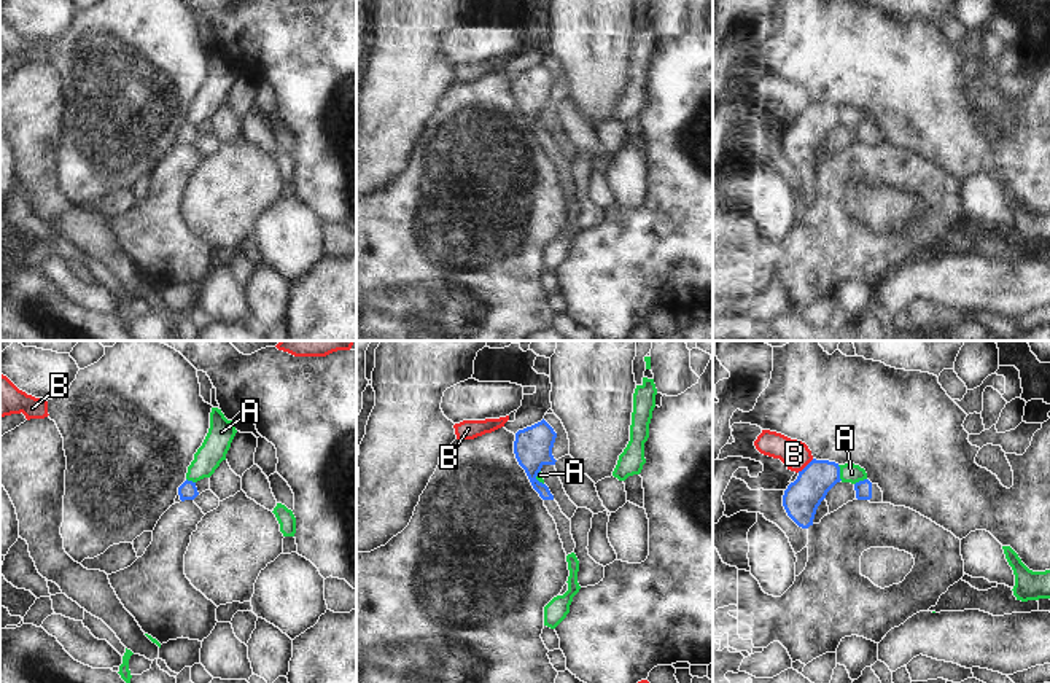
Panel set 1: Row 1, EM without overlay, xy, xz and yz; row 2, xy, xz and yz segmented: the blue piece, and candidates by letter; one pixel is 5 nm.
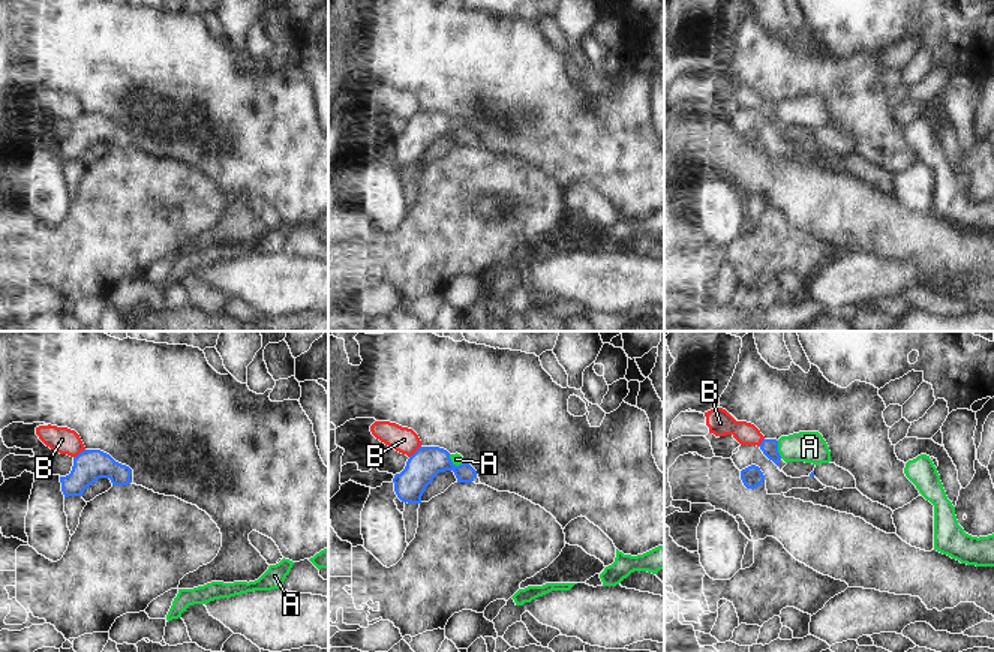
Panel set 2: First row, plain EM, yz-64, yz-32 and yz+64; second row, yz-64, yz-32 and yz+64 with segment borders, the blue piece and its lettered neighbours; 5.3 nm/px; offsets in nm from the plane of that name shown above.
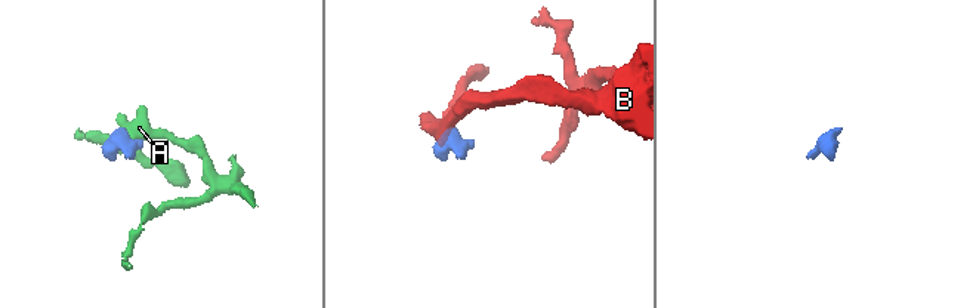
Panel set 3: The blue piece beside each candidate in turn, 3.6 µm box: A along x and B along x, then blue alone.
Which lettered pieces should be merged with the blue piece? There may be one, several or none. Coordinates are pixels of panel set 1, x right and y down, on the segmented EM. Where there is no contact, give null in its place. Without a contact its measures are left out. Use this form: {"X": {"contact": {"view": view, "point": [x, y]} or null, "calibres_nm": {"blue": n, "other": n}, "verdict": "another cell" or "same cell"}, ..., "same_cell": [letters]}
{"A": {"contact": {"view": "yz", "point": [839, 473]}, "calibres_nm": {"blue": 190, "other": 100}, "verdict": "another cell"}, "B": {"contact": {"view": "yz", "point": [807, 465]}, "calibres_nm": {"blue": 190, "other": 150}, "verdict": "another cell"}, "same_cell": []}

